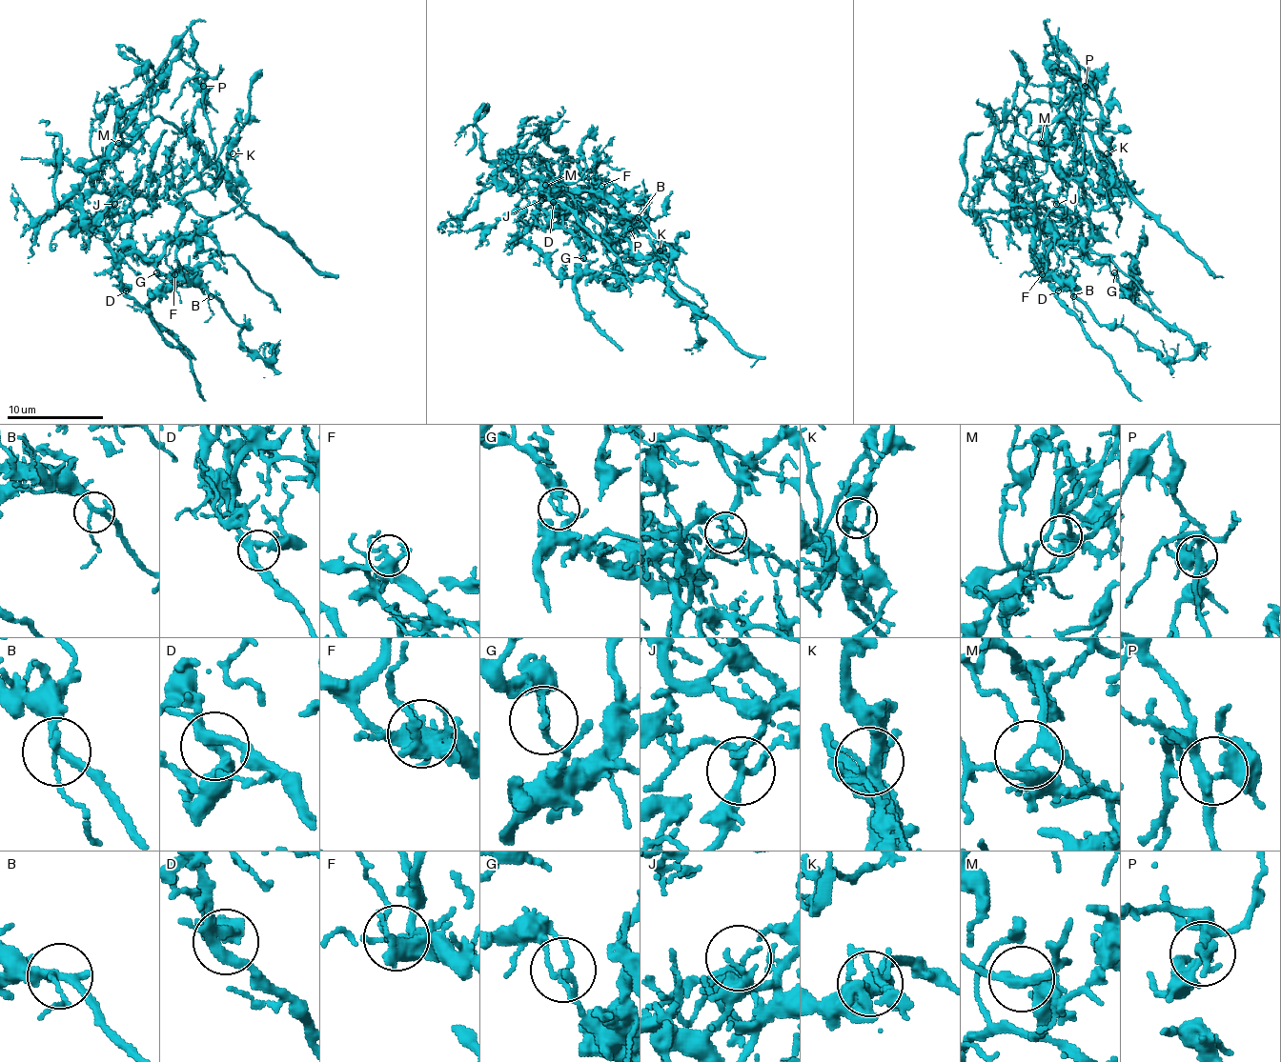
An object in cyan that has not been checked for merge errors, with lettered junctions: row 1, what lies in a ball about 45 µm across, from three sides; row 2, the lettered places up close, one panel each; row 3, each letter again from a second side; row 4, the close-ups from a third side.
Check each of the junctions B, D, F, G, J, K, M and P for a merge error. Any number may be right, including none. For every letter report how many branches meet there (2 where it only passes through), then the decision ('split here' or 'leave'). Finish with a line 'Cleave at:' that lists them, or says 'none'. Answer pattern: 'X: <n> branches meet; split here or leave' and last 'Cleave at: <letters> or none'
B: 3 branches meet; leave
D: 3 branches meet; leave
F: 3 branches meet; leave
G: 2 branches meet; split here
J: 3 branches meet; leave
K: 3 branches meet; leave
M: 3 branches meet; split here
P: 3 branches meet; leave
Cleave at: G, M

